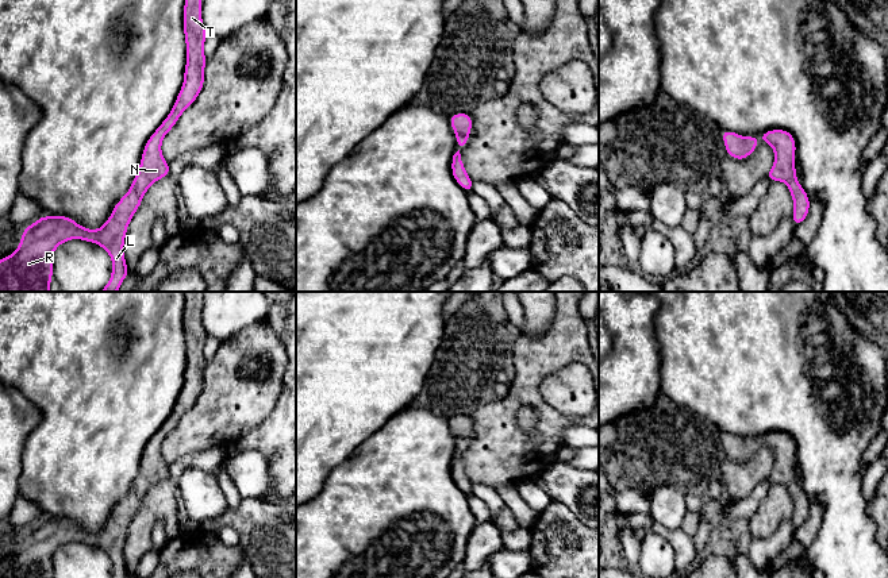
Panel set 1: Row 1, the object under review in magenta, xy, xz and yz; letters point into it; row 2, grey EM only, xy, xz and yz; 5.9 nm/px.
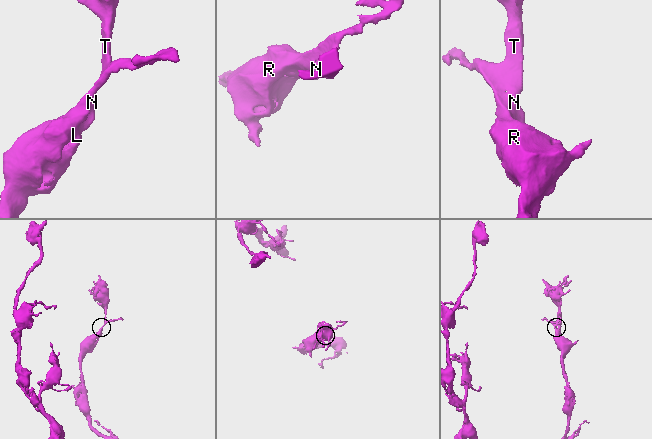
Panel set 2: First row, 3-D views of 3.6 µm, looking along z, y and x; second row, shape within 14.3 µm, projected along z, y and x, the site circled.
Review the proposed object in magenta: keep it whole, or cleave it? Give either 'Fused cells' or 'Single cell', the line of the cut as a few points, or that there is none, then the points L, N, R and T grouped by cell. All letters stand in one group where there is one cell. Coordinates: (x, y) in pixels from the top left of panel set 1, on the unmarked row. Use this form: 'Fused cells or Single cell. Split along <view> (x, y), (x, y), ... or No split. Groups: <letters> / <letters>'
Single cell. No split. Groups: L N R T

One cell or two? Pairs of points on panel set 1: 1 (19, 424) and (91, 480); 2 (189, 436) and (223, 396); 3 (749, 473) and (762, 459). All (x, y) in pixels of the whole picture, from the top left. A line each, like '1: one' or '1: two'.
1: two
2: one
3: one

